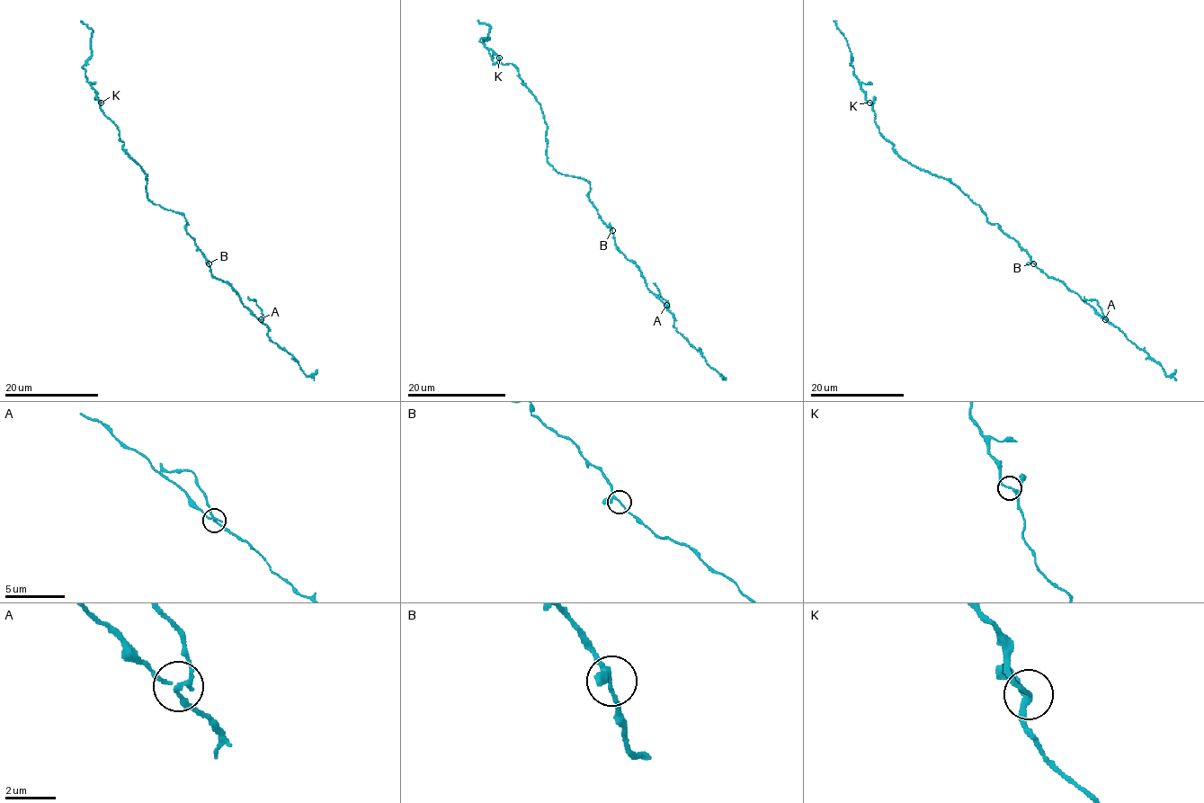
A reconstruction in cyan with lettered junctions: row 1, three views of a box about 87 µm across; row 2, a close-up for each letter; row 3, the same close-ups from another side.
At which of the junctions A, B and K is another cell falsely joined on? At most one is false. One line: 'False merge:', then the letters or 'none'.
False merge: A

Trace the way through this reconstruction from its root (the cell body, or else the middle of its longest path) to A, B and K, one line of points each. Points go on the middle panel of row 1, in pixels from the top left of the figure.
A: (579, 178), (590, 184), (587, 197), (610, 228), (619, 250), (637, 266), (646, 286), (666, 306)
B: (579, 178), (584, 178), (590, 184), (587, 197), (600, 218), (612, 230)
K: (579, 178), (561, 174), (548, 162), (540, 105), (521, 83), (518, 68), (498, 58)

